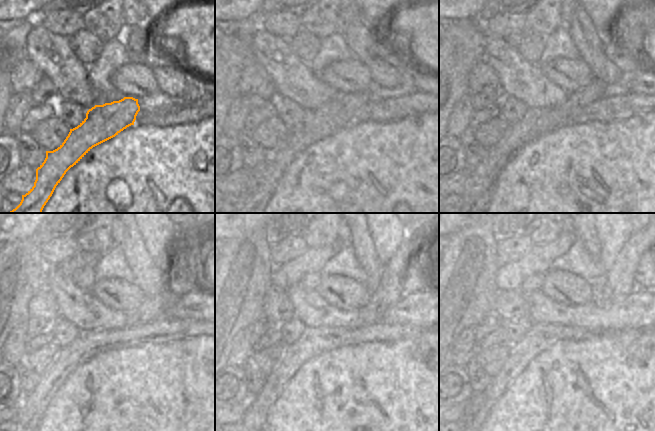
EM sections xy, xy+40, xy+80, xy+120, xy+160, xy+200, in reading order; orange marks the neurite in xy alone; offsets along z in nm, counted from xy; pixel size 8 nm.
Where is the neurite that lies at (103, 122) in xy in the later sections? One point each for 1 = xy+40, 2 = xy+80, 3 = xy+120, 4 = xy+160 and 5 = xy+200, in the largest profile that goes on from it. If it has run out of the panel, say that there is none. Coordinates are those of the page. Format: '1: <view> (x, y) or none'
1: xy+40 (340, 112)
2: xy+80 (553, 118)
3: xy+120 (154, 307)
4: xy+160 (391, 288)
5: xy+200 (619, 282)

